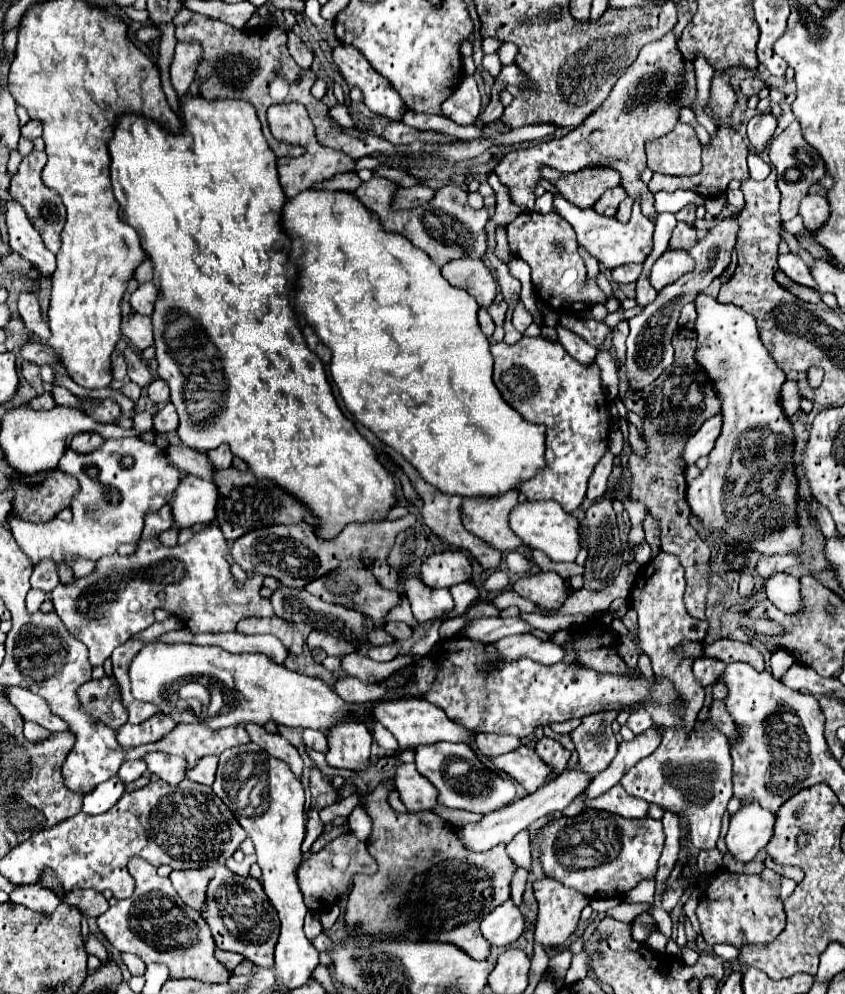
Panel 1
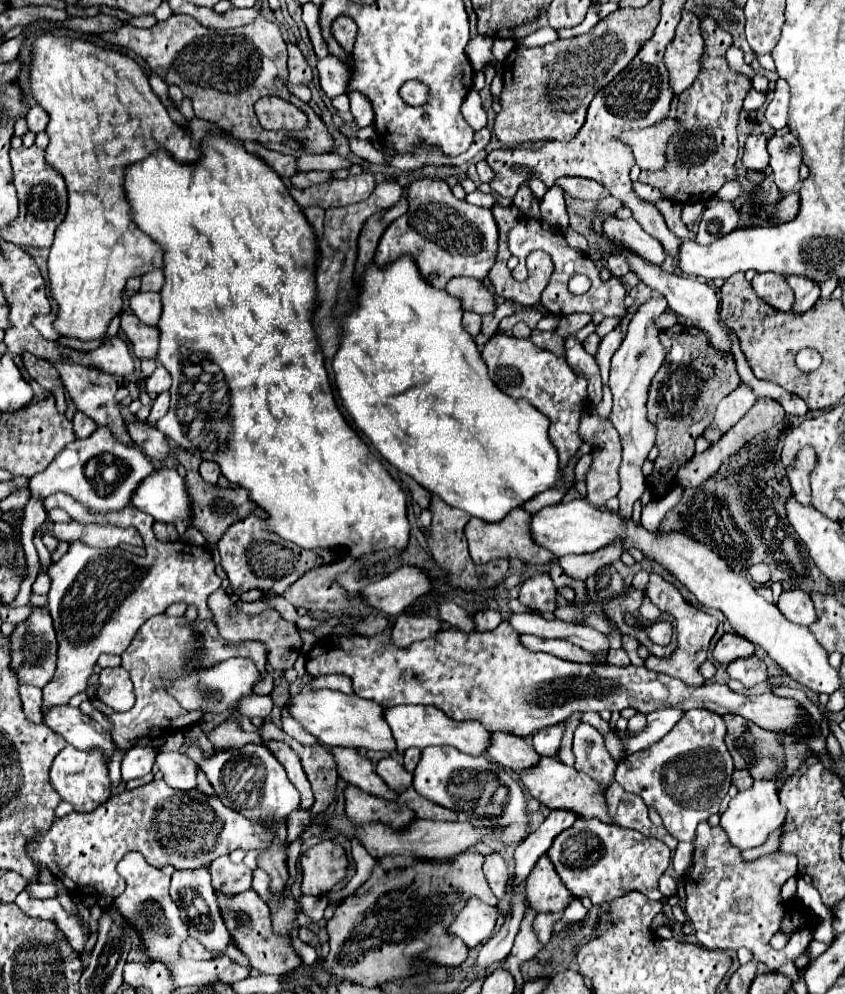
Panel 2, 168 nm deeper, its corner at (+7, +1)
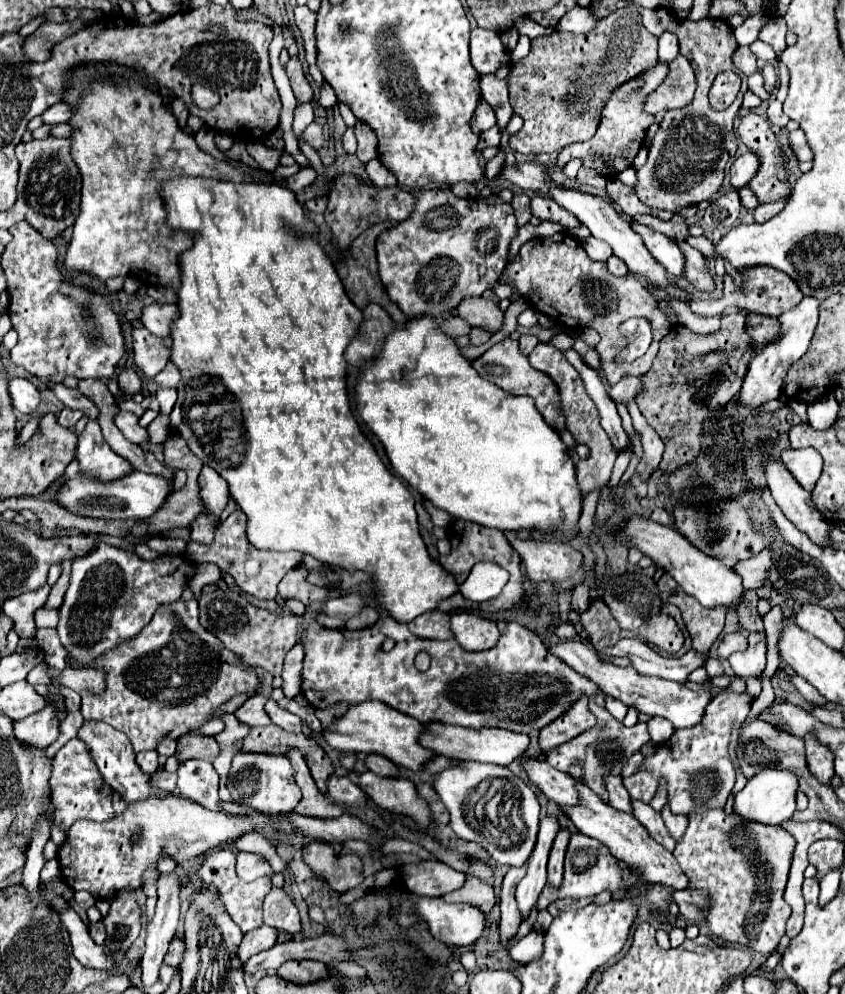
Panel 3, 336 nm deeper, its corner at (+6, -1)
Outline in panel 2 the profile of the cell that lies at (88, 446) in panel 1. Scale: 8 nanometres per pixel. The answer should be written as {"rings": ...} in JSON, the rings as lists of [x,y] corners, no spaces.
{"rings":[[[76,411],[72,423],[74,423],[74,433],[76,433],[76,437],[88,437],[88,435],[96,429],[94,421],[92,421],[90,417],[86,417],[82,411]]]}

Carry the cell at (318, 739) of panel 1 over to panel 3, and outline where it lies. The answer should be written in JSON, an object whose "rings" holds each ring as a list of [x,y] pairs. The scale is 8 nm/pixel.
{"rings":[[[269,699],[267,705],[265,705],[265,711],[267,711],[267,715],[271,717],[271,721],[273,721],[275,725],[283,727],[285,731],[291,731],[291,733],[301,733],[301,731],[303,731],[303,721],[301,721],[301,717],[295,715],[295,713],[291,713],[291,711],[287,711],[287,709],[281,709],[281,707],[277,705],[277,701]]]}

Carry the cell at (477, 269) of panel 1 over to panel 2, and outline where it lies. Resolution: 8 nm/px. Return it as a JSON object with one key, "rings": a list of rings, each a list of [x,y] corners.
{"rings":[[[456,277],[454,281],[450,281],[446,291],[452,297],[460,299],[464,311],[474,311],[478,315],[486,315],[486,313],[494,313],[494,309],[496,309],[494,297],[482,285],[482,281],[474,281],[470,277]]]}

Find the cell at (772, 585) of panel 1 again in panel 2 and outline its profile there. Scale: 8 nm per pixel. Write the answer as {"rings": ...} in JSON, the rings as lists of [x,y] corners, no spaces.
{"rings":[[[788,589],[782,593],[778,609],[782,611],[782,615],[796,623],[796,625],[812,625],[816,623],[816,609],[812,607],[812,599],[808,593],[804,593],[802,589]]]}

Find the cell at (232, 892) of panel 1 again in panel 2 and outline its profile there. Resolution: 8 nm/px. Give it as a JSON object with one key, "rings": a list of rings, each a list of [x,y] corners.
{"rings":[[[250,889],[246,893],[240,893],[238,897],[234,897],[234,901],[230,901],[230,905],[226,905],[222,897],[218,897],[218,905],[222,905],[222,915],[226,917],[226,925],[230,933],[234,933],[234,943],[248,955],[250,965],[261,974],[281,975],[302,965],[302,959],[298,957],[290,941],[274,933],[270,907],[256,891]]]}

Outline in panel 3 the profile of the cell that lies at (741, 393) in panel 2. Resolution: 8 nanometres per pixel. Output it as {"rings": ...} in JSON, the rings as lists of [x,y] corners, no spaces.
{"rings":[[[803,297],[803,301],[789,309],[787,313],[783,313],[779,317],[781,323],[781,333],[777,337],[777,341],[769,343],[759,355],[755,355],[749,363],[749,371],[745,375],[743,387],[739,391],[739,405],[747,407],[747,409],[755,409],[765,401],[777,399],[781,395],[781,387],[783,387],[783,377],[789,369],[789,365],[797,359],[803,357],[803,353],[809,347],[809,341],[813,337],[815,325],[817,325],[817,313],[819,313],[819,301],[815,297]]]}

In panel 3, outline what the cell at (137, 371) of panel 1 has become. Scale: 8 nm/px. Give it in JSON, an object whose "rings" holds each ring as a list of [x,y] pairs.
{"rings":[[[25,221],[13,225],[9,229],[9,233],[13,235],[13,241],[5,247],[3,255],[1,255],[1,267],[5,271],[5,277],[7,277],[7,293],[9,293],[9,307],[7,307],[7,313],[11,317],[11,323],[13,323],[13,329],[19,333],[19,341],[17,345],[11,349],[11,361],[19,367],[23,367],[27,373],[35,375],[41,383],[61,383],[65,377],[77,377],[77,379],[111,379],[115,373],[117,373],[117,365],[125,353],[125,343],[123,343],[123,335],[121,335],[121,325],[119,325],[119,319],[115,315],[115,311],[109,307],[109,303],[105,301],[103,295],[97,295],[97,293],[89,293],[81,287],[71,287],[63,281],[59,269],[55,267],[57,263],[57,249],[51,245],[49,239],[41,237],[33,227],[29,227]]]}

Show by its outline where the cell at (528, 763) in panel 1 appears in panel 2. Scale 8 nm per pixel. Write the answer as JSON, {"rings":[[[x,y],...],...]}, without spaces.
{"rings":[[[542,757],[542,761],[538,763],[538,769],[530,769],[530,773],[518,773],[518,775],[522,777],[522,783],[526,785],[530,795],[536,797],[548,809],[566,809],[566,811],[570,809],[580,819],[592,817],[592,819],[600,819],[602,823],[610,823],[610,825],[614,823],[612,817],[608,815],[604,791],[600,791],[598,783],[594,779],[590,779],[586,773],[576,771],[574,767],[568,767],[568,765],[560,763],[558,759]]]}

